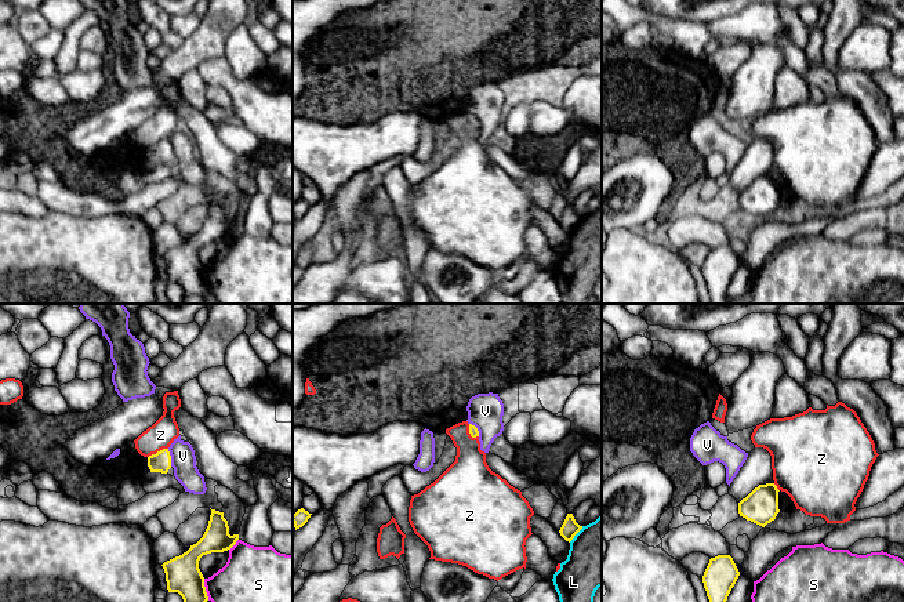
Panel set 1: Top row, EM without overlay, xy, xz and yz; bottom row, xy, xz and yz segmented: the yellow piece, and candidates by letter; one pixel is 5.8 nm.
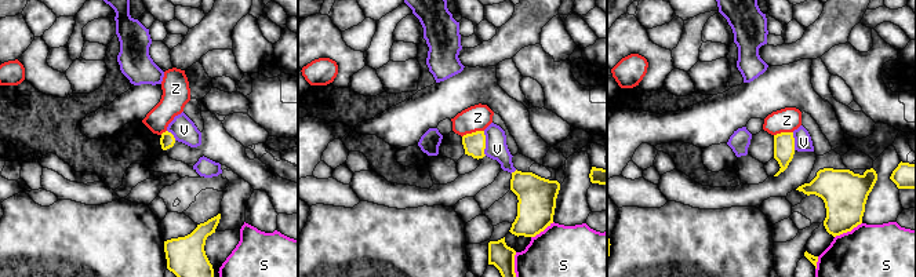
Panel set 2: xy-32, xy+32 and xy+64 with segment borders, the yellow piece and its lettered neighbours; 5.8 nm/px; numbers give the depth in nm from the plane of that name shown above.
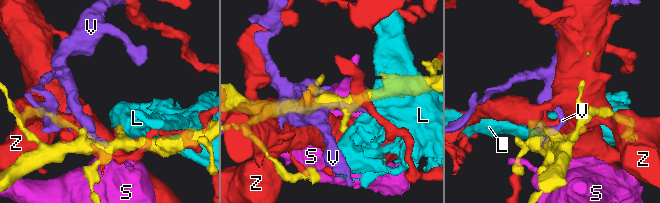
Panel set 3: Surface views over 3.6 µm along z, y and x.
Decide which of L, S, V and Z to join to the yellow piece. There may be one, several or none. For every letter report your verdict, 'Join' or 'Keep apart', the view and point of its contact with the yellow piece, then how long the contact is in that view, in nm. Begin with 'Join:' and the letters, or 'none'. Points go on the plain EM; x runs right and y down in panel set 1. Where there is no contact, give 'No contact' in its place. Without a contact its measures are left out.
Join: none
L: Keep apart. Touches yellow at xz (576, 224). Shared border 130 nm
S: Keep apart. Touches yellow at xy (204, 280). Shared border 130 nm
V: Keep apart. Touches yellow at xy (170, 148). Shared border 110 nm
Z: Keep apart. Touches yellow at xy (158, 142). Shared border 130 nm

